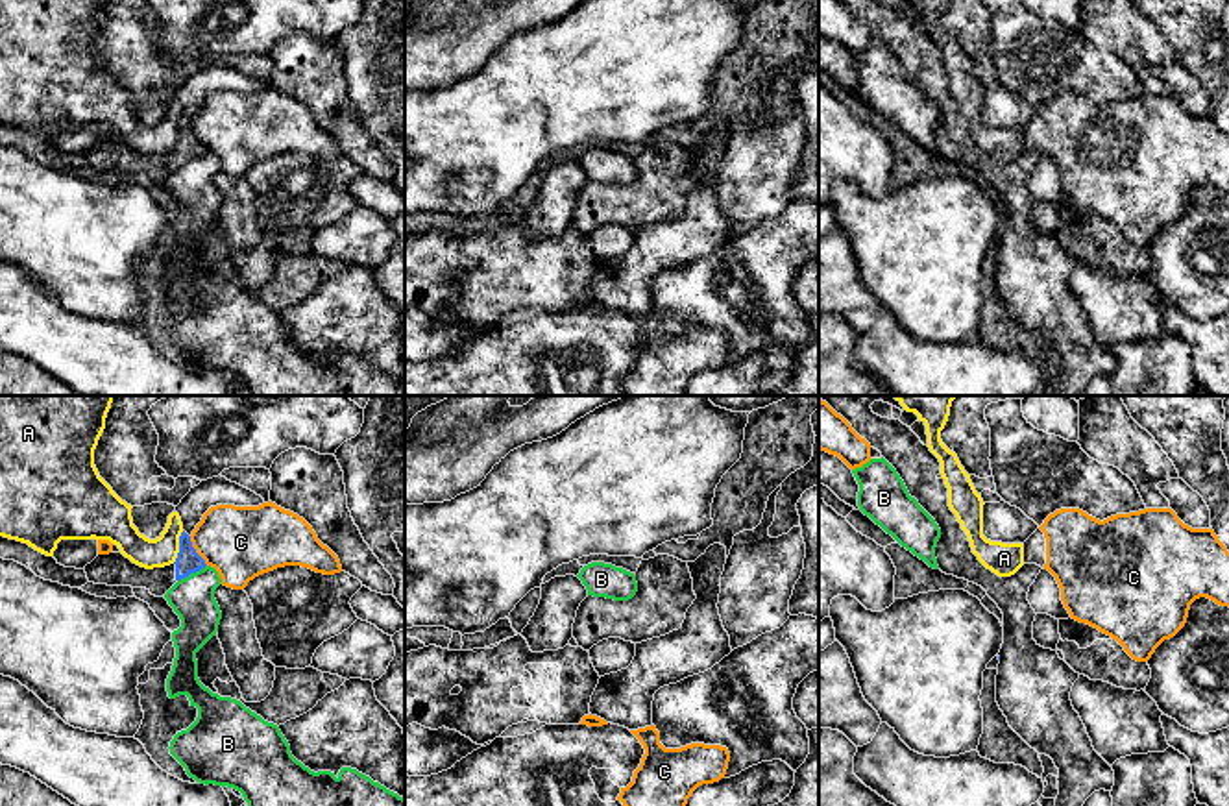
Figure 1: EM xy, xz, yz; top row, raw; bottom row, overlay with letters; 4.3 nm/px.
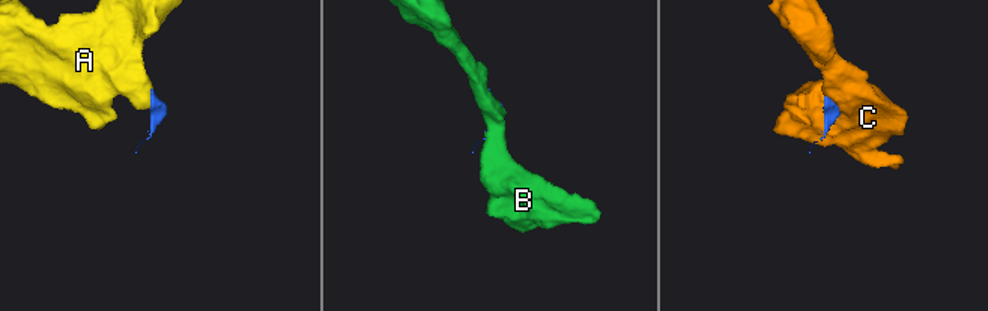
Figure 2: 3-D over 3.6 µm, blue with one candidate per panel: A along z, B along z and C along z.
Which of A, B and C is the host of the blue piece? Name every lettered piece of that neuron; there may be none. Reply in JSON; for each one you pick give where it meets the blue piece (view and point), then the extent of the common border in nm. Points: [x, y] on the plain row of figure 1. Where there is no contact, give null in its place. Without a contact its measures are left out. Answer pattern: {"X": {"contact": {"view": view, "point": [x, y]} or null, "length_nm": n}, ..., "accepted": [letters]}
{"accepted": []}

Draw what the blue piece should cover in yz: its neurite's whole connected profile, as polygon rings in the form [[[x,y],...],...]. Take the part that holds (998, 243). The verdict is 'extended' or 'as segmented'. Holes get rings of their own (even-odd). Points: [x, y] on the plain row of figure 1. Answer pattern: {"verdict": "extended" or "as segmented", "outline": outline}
{"verdict": "extended", "outline": [[[841,0],[870,33],[896,55],[911,83],[935,105],[941,124],[935,133],[937,152],[943,159],[965,165],[981,172],[1004,200],[1004,229],[998,238],[996,288],[1009,312],[1039,340],[1046,340],[1059,355],[1059,381],[1053,396],[1081,396],[1085,386],[1100,375],[1113,377],[1114,357],[1094,336],[1087,314],[1074,296],[1070,277],[1079,264],[1057,237],[1044,235],[1033,226],[1035,196],[1028,187],[1029,172],[1040,159],[1040,152],[1024,150],[1011,163],[998,163],[987,155],[972,139],[967,118],[948,92],[948,74],[941,65],[941,48],[928,31],[900,6],[878,0]]]}

